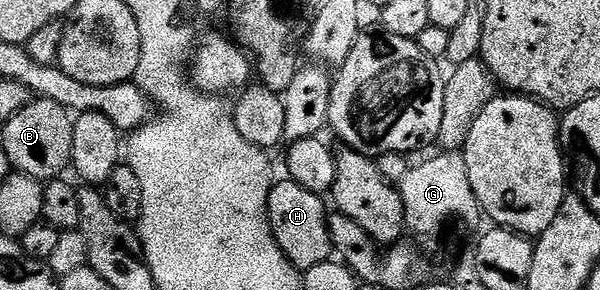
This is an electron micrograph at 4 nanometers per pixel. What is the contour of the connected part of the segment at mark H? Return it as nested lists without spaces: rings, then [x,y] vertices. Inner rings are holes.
[[[288,177],[274,182],[269,194],[269,220],[273,222],[273,235],[285,251],[294,267],[308,269],[323,261],[334,258],[334,234],[331,230],[330,212],[325,212],[325,203],[316,191],[309,191],[303,185]]]

